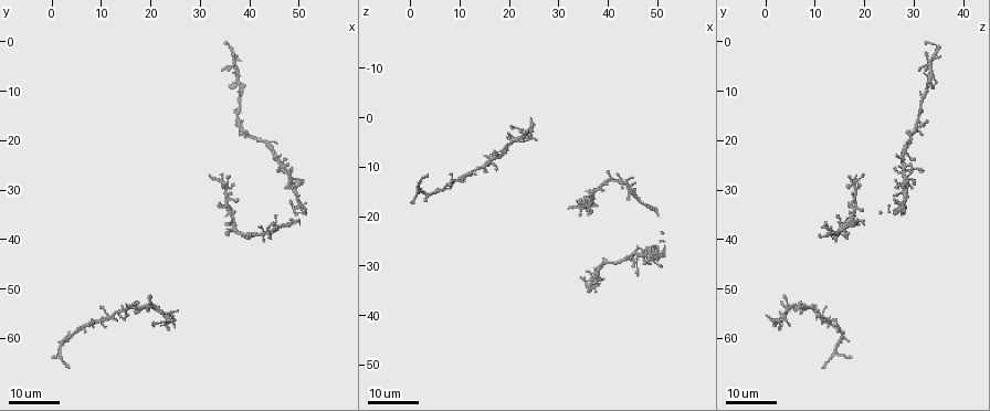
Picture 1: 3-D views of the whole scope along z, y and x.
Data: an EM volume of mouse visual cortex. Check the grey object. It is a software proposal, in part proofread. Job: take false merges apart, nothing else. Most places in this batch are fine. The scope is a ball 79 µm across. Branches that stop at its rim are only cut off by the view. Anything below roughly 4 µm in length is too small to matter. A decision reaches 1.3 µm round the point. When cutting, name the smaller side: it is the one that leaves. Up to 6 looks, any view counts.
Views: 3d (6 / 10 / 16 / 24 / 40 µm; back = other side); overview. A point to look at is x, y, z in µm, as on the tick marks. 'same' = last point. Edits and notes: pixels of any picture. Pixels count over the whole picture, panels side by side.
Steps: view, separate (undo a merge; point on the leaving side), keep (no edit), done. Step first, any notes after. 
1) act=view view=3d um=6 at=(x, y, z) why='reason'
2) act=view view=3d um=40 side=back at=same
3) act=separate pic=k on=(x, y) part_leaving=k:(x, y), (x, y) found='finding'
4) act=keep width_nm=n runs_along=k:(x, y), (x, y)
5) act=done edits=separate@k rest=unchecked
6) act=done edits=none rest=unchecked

act=view view=3d um=24 at=(7.0, 57.5, 14.0) why='calibre changes'

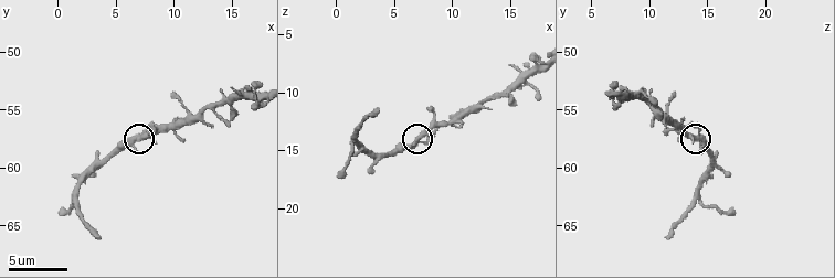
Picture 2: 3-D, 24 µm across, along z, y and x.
act=view view=3d um=10 at=(7.0, 57.4, 14.0) why='closer look'

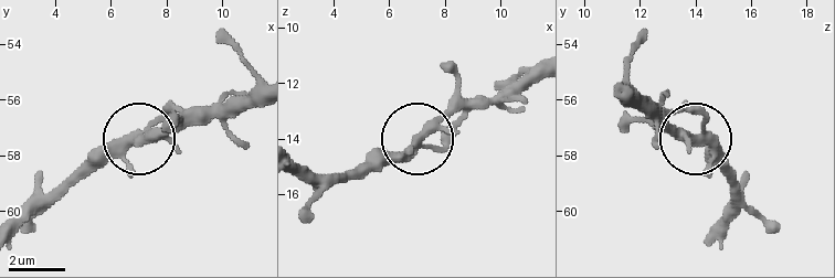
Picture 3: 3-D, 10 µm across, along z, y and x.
act=keep arms=4 runs_along=3:(536, 65), (493, 96), (457, 100), (367, 174) found='one neuron here'

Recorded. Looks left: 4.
act=view view=3d um=16 at=(12.2, 55.2, 11.0) why='two arms in line, one across'

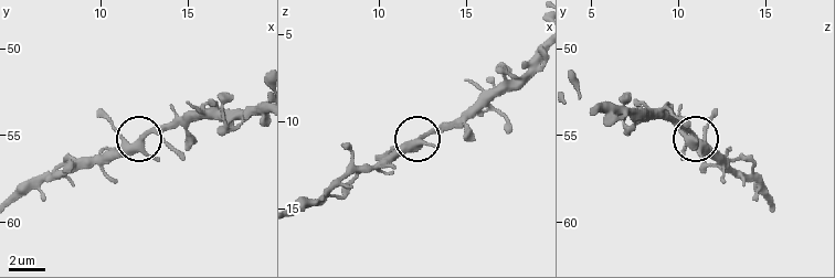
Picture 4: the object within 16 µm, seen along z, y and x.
act=view view=3d um=6 at=(12.5, 55.0, 11.0)

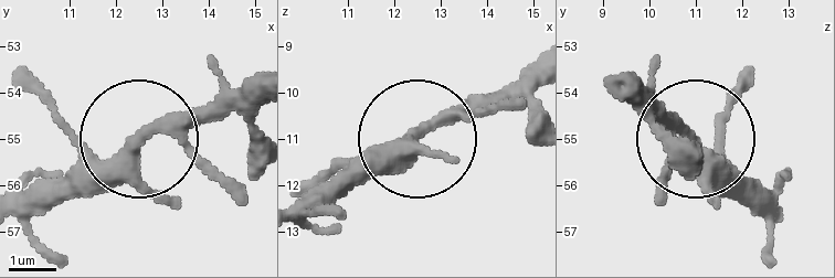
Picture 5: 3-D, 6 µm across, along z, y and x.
act=keep width_nm=290 found='all the same neuron'

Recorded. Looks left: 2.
act=view view=3d um=24 at=(41.0, 39.5, 12.0) why='arms part here'

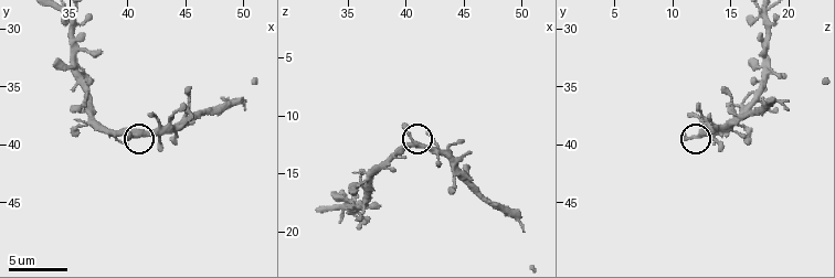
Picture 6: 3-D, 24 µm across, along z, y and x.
act=view view=3d um=10 at=(40.4, 39.2, 12.0)

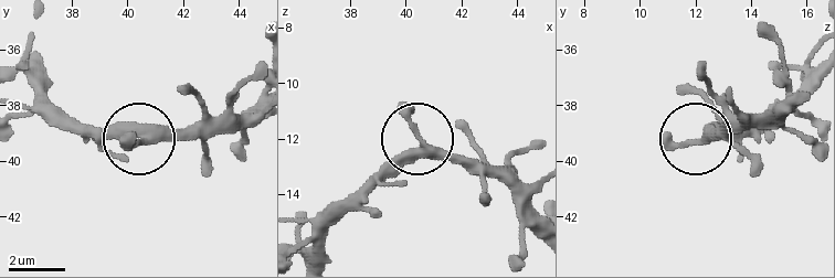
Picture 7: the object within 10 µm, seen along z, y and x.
act=keep side_arm_um=19 runs_along=7:(217, 124), (85, 138) found='all the same neuron'

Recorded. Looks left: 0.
act=done edits=none rest=unchecked

